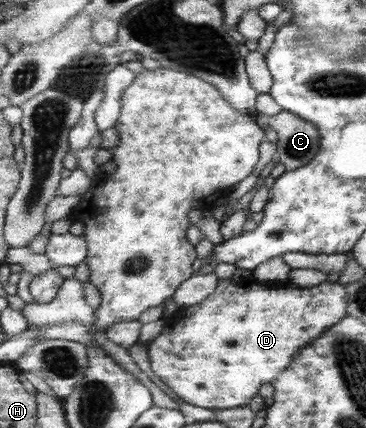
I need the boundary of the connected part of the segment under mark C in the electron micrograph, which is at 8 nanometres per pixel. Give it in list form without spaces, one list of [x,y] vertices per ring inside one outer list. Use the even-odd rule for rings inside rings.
[[[288,111],[274,117],[260,113],[252,115],[265,128],[270,125],[277,131],[280,161],[286,165],[286,169],[296,171],[309,164],[321,152],[321,129],[313,121]]]

